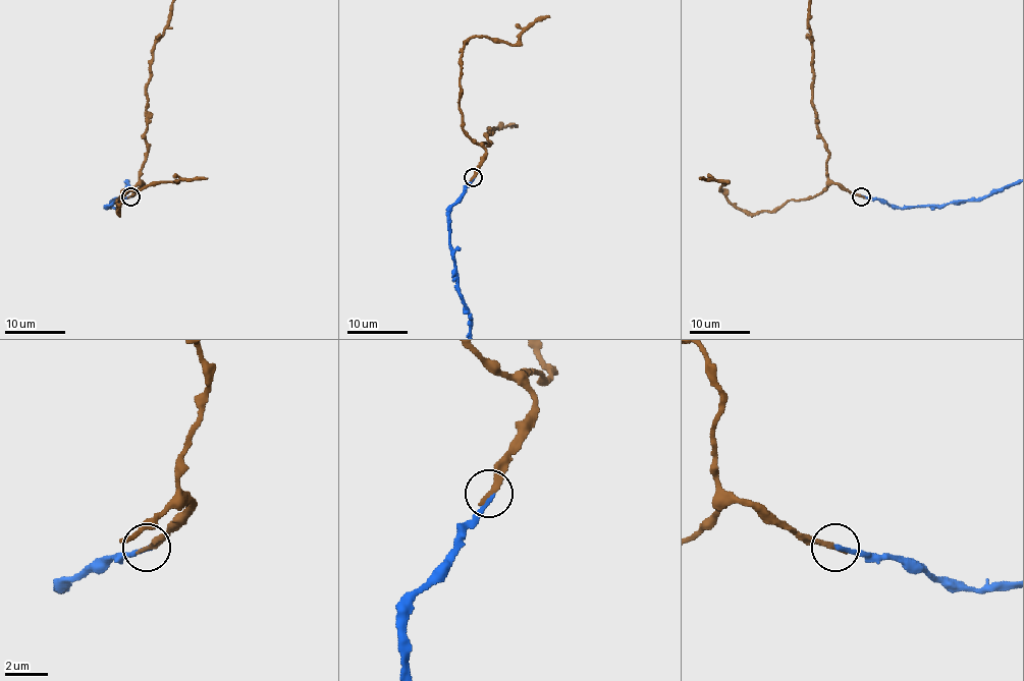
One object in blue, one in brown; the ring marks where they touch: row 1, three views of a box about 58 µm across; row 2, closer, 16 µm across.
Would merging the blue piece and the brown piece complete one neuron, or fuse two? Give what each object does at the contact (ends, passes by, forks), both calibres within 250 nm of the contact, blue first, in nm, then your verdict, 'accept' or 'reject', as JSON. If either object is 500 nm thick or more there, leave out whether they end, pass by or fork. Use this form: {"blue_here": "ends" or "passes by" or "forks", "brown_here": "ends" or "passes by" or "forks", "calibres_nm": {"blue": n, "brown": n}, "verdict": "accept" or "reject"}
{"blue_here": "ends", "brown_here": "ends", "calibres_nm": {"blue": 190, "brown": 280}, "verdict": "accept"}

